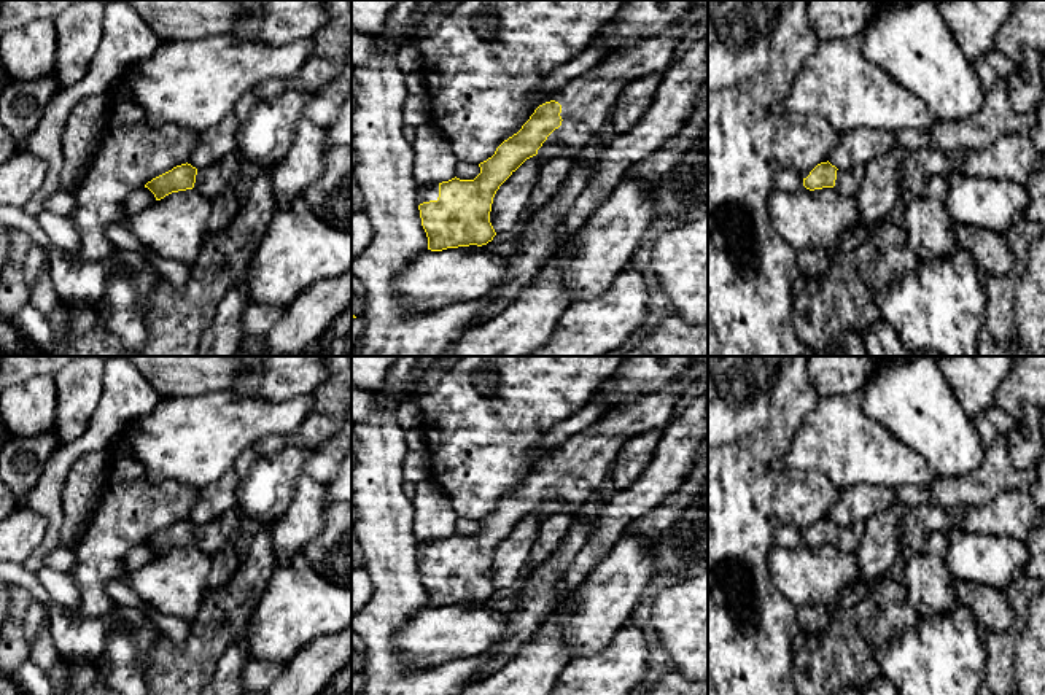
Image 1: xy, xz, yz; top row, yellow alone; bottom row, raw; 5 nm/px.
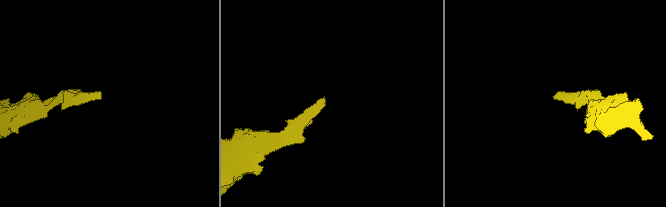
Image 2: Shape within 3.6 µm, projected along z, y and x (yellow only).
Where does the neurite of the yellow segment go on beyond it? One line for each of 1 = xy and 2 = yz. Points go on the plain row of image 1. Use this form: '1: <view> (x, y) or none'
1: xy (225, 530)
2: yz (848, 536)

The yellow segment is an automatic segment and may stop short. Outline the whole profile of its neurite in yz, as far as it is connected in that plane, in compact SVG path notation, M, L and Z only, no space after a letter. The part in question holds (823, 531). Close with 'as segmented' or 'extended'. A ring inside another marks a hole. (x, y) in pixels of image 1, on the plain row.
M829 517L818 520L806 534L803 542L810 547L833 544L841 552L854 552L864 534L865 525L856 522L853 525L837 525Z; extended

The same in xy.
M227 511L204 525L181 520L153 534L145 541L156 557L178 547L196 546L199 550L213 555L223 547L234 546L243 531L245 517L240 511Z; extended

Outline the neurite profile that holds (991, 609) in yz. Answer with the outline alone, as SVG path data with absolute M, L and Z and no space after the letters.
M954 579L953 587L958 601L970 609L983 631L1000 636L1020 628L1021 620L1015 615L1002 590L961 579Z

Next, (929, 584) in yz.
M942 531L929 536L923 553L908 553L905 582L910 603L923 617L953 611L958 603L953 580L945 565L948 538Z

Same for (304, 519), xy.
M301 474L286 512L272 520L272 544L280 565L302 552L323 531L326 506L326 485Z

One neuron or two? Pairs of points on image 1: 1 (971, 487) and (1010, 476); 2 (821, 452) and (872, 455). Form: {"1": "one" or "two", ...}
{"1": "one", "2": "one"}

